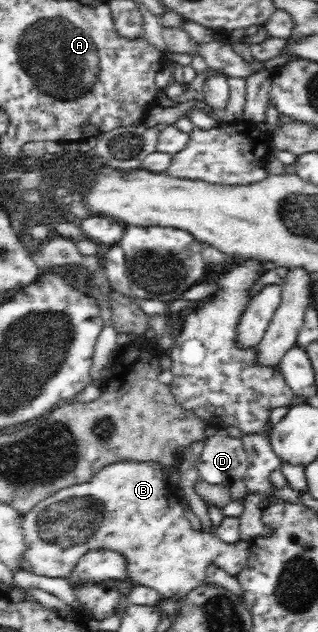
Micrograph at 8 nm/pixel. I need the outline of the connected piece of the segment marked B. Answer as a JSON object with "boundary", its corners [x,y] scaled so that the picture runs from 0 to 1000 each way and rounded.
{"boundary":[[[381,726],[314,742],[277,763],[179,775],[116,794],[113,801],[72,815],[69,842],[75,847],[75,884],[104,905],[126,911],[208,915],[252,881],[296,870],[352,870],[390,881],[396,915],[425,926],[494,934],[516,949],[560,951],[629,927],[642,905],[660,889],[679,891],[720,910],[745,911],[780,892],[789,858],[755,854],[720,861],[679,843],[604,837],[591,818],[560,790],[557,771],[528,766],[519,741],[500,731],[459,728]]]}

